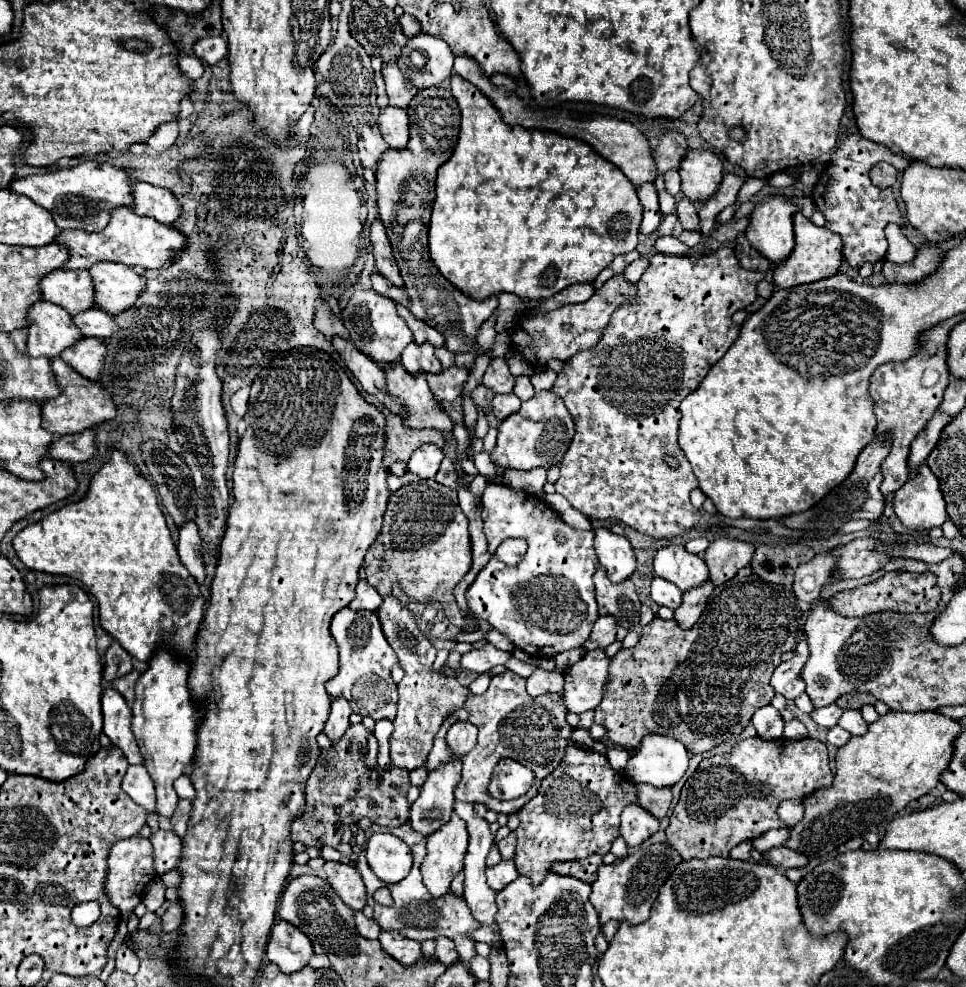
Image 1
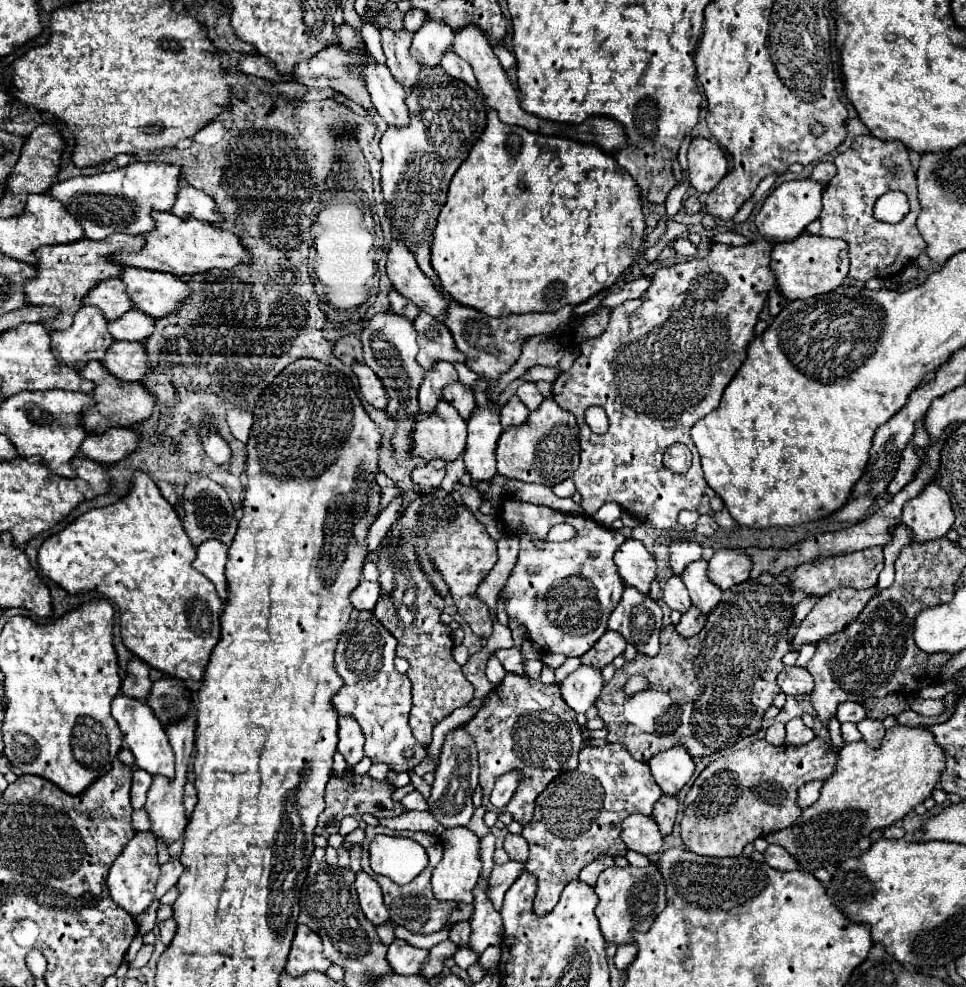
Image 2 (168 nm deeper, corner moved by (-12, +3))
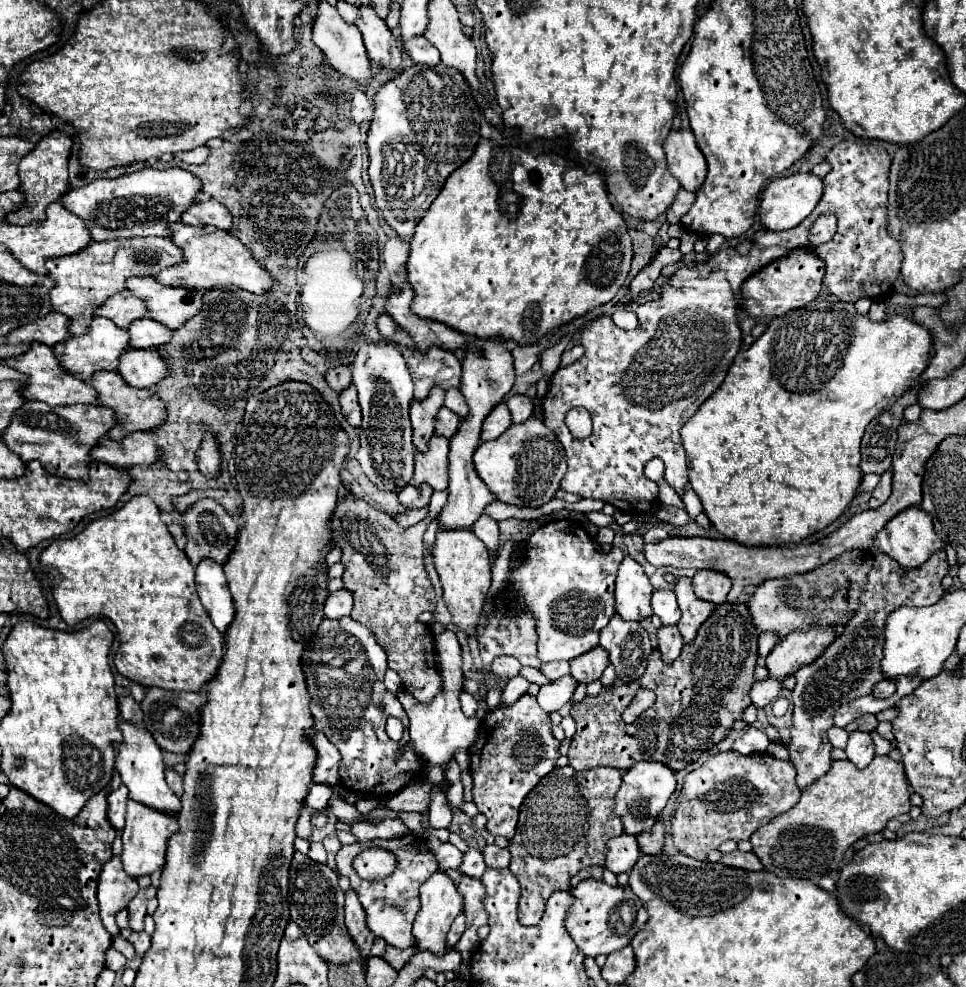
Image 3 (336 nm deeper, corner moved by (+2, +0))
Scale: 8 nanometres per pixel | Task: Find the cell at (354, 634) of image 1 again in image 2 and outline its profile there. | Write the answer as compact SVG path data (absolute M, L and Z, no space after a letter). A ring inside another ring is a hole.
M353 611L351 613L351 621L347 623L347 629L343 629L341 637L339 637L339 645L335 647L335 669L339 673L339 677L343 679L343 687L337 691L337 695L331 699L337 715L345 715L345 717L355 717L357 723L361 725L361 731L365 735L365 757L369 757L373 763L385 763L389 765L391 771L401 773L401 771L409 771L415 765L419 765L423 761L425 747L419 745L409 729L409 711L411 711L411 681L407 675L397 673L393 659L395 659L395 647L397 647L397 639L375 619L373 611ZM407 747L415 749L415 757L413 759L405 759L403 751Z

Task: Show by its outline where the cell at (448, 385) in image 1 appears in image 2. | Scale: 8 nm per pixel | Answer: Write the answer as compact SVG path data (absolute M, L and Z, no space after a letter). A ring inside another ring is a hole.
M459 381L455 385L449 385L443 393L443 399L449 401L449 405L453 405L457 409L457 413L467 421L469 419L469 413L475 409L475 397L473 393L461 385Z

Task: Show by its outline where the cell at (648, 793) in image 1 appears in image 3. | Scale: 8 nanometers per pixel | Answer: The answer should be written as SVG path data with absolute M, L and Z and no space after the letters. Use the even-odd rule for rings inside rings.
M657 818L651 830L645 830L637 836L637 842L641 846L643 854L661 854L663 848L663 820Z

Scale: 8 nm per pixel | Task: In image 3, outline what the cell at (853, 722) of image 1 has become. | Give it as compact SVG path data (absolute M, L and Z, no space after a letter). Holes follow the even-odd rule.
M855 730L849 734L847 746L845 746L847 758L857 766L857 768L865 768L869 766L869 762L875 758L875 750L873 750L873 740L867 732Z

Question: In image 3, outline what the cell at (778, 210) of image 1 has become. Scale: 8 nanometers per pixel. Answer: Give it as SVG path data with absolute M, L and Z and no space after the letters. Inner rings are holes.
M791 174L773 180L763 190L763 198L759 204L759 220L763 228L779 232L779 230L791 230L793 226L799 226L817 206L821 192L823 192L823 182L815 174Z

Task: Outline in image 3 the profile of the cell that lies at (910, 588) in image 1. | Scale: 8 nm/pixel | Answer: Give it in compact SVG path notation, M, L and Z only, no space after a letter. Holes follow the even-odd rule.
M817 624L807 630L793 630L791 634L787 634L787 638L777 642L777 646L765 660L771 678L783 680L801 664L811 664L833 642L833 638L835 626Z

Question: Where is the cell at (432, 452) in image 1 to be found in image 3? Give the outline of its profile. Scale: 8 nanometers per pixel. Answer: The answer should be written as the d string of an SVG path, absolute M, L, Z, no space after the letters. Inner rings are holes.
M407 484L399 492L399 502L405 504L407 508L423 508L423 506L427 506L431 494L433 494L433 488L429 488L429 484L421 484L421 486Z

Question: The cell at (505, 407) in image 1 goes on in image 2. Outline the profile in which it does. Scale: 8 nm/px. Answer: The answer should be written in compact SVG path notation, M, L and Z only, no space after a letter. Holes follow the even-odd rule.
M511 397L509 403L505 403L503 409L501 409L501 425L503 427L523 425L527 421L527 415L529 415L529 409L521 403L521 399Z

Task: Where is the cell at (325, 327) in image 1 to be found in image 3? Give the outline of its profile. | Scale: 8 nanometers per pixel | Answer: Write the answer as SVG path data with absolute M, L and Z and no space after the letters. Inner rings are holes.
M339 364L335 368L329 368L327 374L325 374L329 386L337 392L341 392L343 388L347 388L351 384L351 372L349 372L349 366L347 364Z

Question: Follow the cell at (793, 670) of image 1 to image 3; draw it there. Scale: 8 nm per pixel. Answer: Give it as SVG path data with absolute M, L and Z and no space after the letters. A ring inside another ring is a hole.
M765 678L765 680L753 684L751 700L757 708L765 708L781 694L781 690L783 690L783 682L779 682L777 678Z

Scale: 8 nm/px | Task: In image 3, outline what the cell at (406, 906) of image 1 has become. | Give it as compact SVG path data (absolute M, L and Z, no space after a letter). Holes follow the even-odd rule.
M405 834L401 838L393 838L393 840L383 840L383 838L375 838L375 840L367 840L363 846L359 846L359 842L349 844L349 846L341 846L341 850L337 852L337 872L345 874L351 880L351 888L359 894L359 902L367 912L367 926L369 930L373 930L375 936L383 938L387 944L393 944L395 948L409 948L413 946L413 920L419 912L419 886L427 880L429 874L433 874L439 866L437 860L433 856L433 852L429 850L427 842L425 848L421 844L421 840L415 834ZM367 846L379 846L379 848L389 848L399 856L399 866L397 872L381 882L369 882L369 880L361 880L357 876L357 872L353 870L353 858L359 850L367 848Z

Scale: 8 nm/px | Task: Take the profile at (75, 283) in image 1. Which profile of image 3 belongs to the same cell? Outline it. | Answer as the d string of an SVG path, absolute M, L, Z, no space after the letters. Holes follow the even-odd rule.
M127 290L117 292L115 296L111 296L101 306L95 308L97 316L105 316L105 318L113 320L113 324L117 324L119 328L127 328L131 324L131 320L143 318L145 312L147 310L145 310L143 300L137 298L137 296L133 296Z

